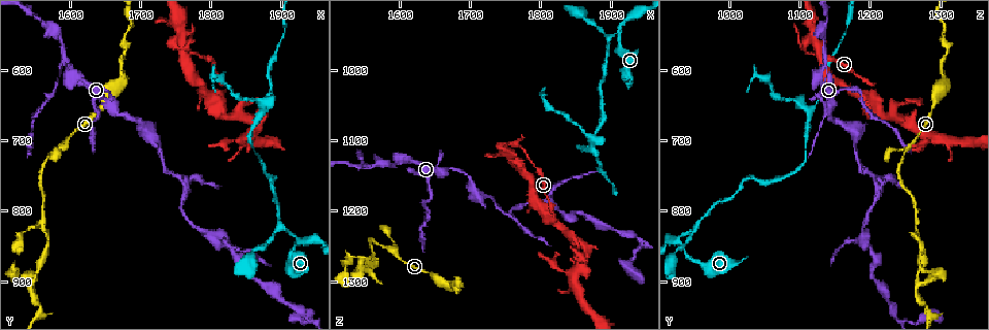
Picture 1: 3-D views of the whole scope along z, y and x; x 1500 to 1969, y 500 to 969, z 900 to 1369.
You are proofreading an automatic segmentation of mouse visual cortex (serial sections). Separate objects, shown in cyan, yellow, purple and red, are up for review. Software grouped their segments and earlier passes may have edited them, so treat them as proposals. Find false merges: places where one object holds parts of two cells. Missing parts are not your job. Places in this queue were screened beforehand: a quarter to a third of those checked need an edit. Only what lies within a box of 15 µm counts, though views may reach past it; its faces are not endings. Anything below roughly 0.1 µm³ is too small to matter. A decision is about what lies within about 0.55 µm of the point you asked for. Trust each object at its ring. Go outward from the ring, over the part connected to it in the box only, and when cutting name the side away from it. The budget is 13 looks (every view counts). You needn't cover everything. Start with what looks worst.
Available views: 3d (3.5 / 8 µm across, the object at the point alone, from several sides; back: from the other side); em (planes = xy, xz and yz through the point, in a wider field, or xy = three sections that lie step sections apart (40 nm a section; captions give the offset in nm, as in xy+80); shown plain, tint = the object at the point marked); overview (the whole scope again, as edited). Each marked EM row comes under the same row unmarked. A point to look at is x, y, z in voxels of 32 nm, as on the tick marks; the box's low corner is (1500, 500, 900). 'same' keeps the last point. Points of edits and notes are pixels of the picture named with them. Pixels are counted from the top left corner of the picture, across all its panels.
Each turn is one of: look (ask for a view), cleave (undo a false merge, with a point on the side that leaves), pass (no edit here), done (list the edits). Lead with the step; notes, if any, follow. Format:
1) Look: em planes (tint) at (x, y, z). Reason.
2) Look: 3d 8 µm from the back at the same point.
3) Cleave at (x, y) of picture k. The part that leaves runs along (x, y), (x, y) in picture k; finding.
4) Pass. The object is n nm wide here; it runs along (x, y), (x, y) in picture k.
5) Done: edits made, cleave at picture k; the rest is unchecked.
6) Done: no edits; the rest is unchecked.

Look: 3d 3.5 µm at (1590, 585, 1140). Branch point.

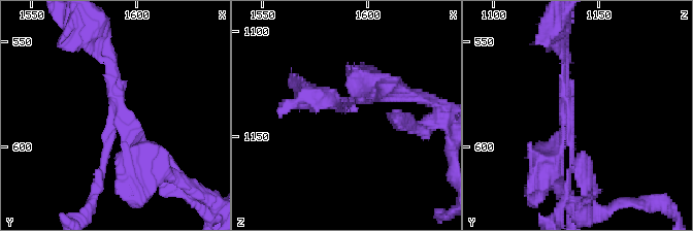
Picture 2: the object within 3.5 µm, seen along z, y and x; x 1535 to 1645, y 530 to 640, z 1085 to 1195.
Look: em xy step 3 (tint) at (1590, 587, 1135).

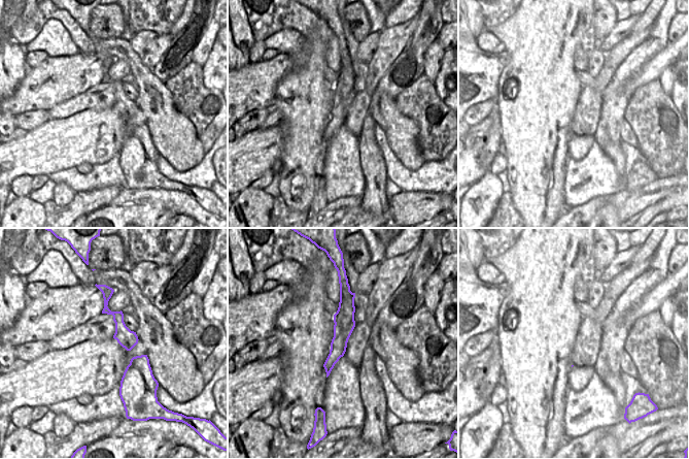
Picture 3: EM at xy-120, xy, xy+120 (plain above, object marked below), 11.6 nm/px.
Pass. The object is 240 nm wide here; it runs along (349, 299), (338, 350), (328, 369) in picture 3; continuous, no second cell.

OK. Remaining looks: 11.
Look: 3d 3.5 µm at (1560, 815, 1265). Arms part here.

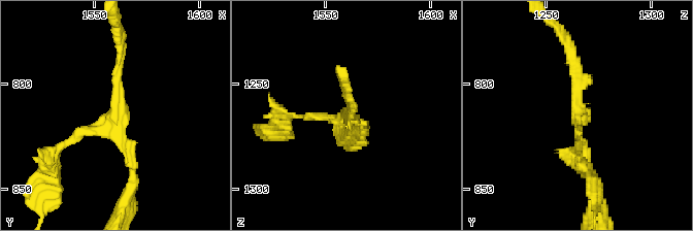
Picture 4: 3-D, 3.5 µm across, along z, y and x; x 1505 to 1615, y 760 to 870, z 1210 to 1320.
Look: em xy step 5 (tint) at (1560, 816, 1267). Now the EM.

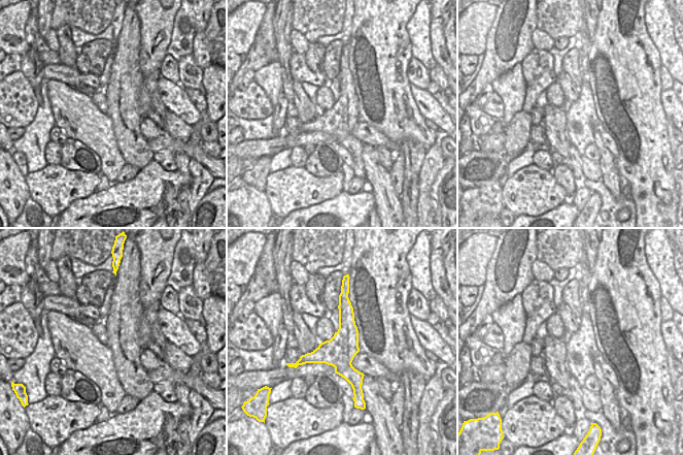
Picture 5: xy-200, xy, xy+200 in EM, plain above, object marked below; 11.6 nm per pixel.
Look: em xy step 3 (tint) at the same point. Cut it another way.

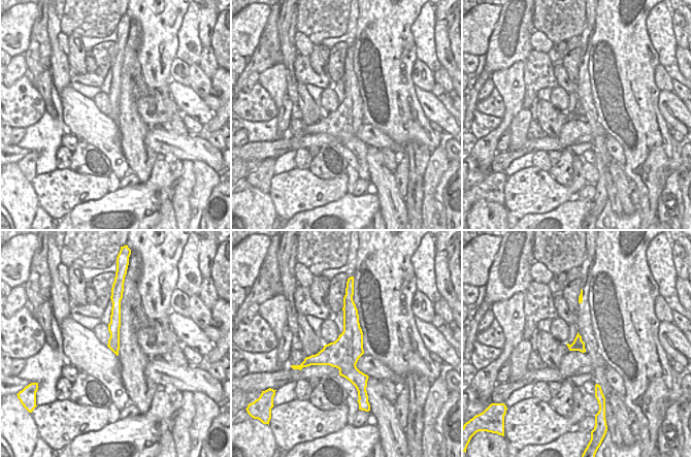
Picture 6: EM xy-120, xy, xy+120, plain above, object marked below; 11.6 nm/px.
Pass. The arms are 100, 150, 150 nm wide; it runs along (568, 46), (589, 179) in picture 4; all the same cell.

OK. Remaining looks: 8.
Look: 3d 3.5 µm at (1920, 845, 930). Abrupt turn.

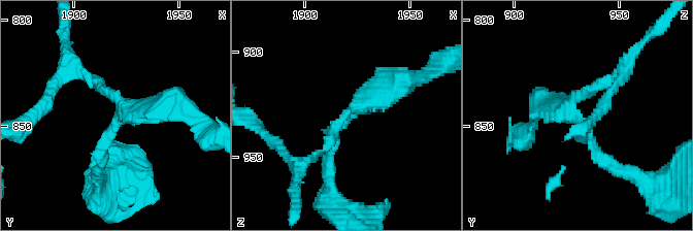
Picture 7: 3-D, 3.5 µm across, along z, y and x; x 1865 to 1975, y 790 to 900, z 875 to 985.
Look: em xy step 3 (tint) at (1921, 843, 930). Need the tissue.

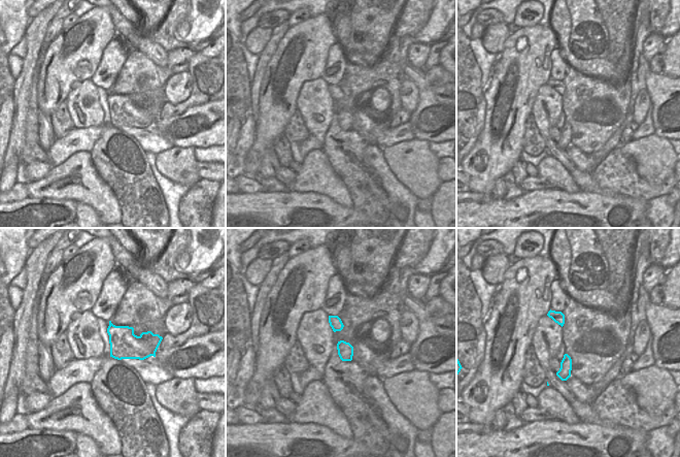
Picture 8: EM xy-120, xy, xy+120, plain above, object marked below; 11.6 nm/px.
Pass. It runs along (101, 164), (120, 101), (91, 78) in picture 7; all the same cell.

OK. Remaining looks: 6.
Look: 3d 3.5 µm at (1825, 850, 1200). Calibre changes.

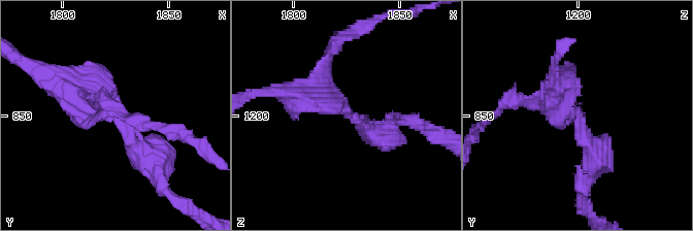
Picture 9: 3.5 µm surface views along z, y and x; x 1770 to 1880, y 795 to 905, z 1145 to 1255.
Look: em planes (tint) at (1827, 850, 1199). The arms are 350, 450 nm wide; shape alone is not enough.

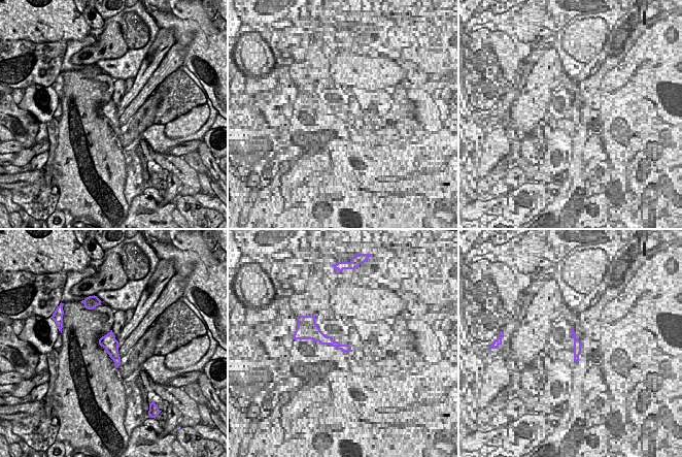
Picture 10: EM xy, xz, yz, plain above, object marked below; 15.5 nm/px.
Look: em xy step 5 (tint) at the same point. Cut it another way.

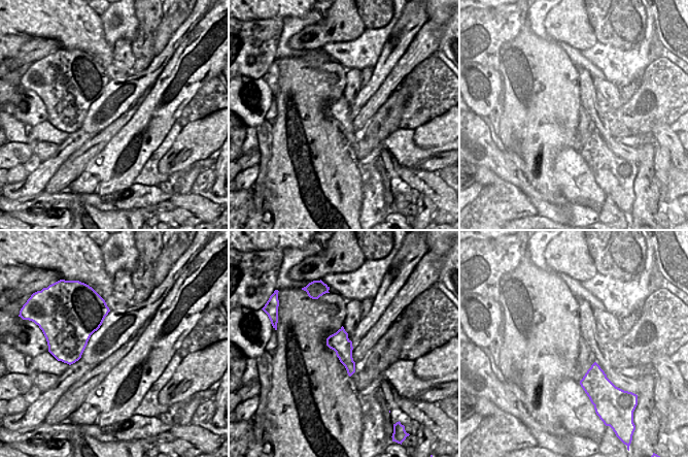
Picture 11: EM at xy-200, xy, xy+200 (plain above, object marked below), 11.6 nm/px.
Pass. It runs along (61, 87), (118, 112), (156, 163) in picture 9; one cell here.

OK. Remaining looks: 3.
Look: 3d 3.5 µm at (1885, 755, 1025). Abrupt turn.

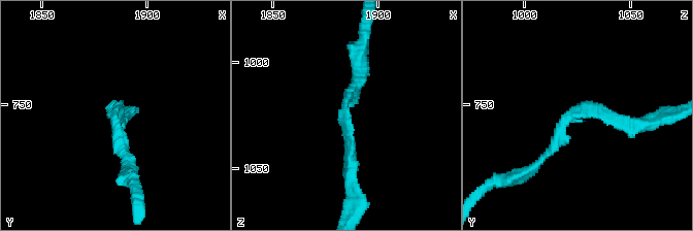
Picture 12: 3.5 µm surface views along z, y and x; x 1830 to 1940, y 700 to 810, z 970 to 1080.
Look: em xy step 5 (tint) at (1885, 752, 1024). Need the tissue.

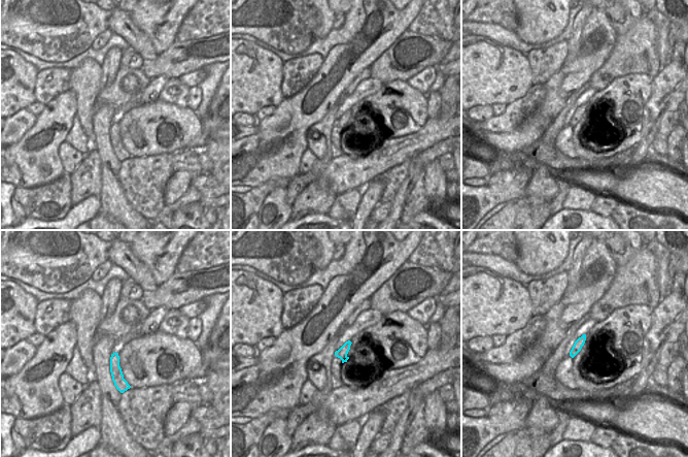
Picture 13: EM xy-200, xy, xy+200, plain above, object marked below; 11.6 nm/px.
Pass. The object is 120 nm wide here; it runs along (115, 355), (117, 379), (125, 386) in picture 13; all the same cell.

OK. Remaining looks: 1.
Done: no edits; the rest is unchecked.

